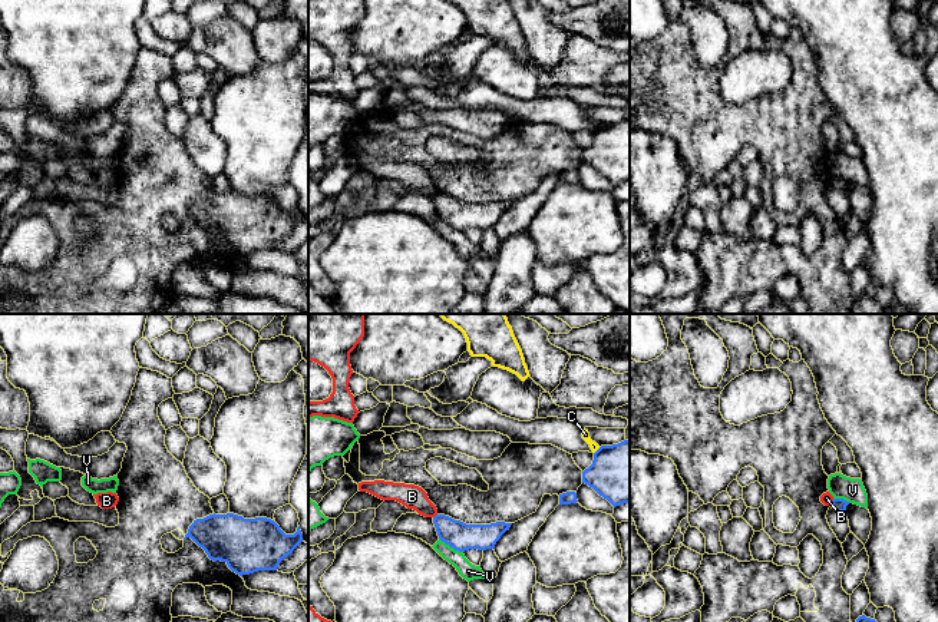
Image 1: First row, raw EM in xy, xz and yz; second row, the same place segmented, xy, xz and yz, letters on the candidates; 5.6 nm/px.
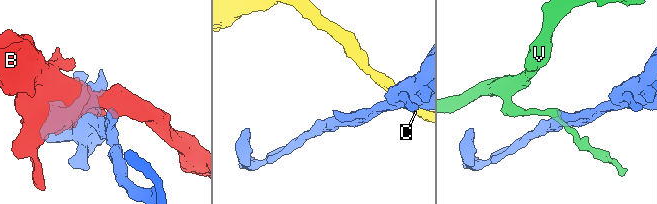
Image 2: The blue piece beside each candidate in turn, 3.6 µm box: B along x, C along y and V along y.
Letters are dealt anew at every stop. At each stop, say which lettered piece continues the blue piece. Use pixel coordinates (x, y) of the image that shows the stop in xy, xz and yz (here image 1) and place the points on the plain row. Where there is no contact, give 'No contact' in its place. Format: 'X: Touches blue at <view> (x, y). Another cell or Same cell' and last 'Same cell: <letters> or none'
B: Touches blue at yz (832, 181). Another cell
C: Touches blue at xz (597, 129). Another cell
V: Touches blue at xz (451, 225). Another cell
Same cell: none

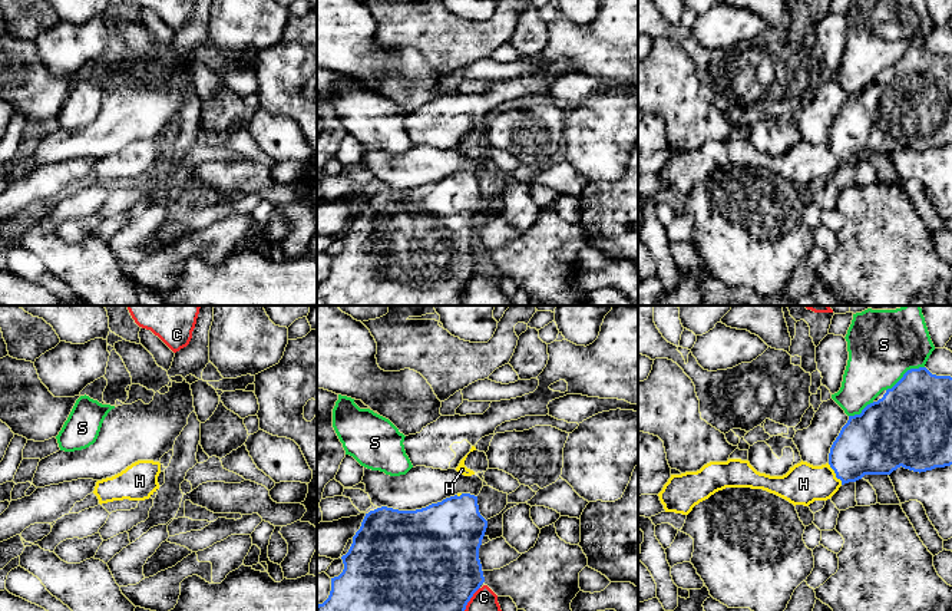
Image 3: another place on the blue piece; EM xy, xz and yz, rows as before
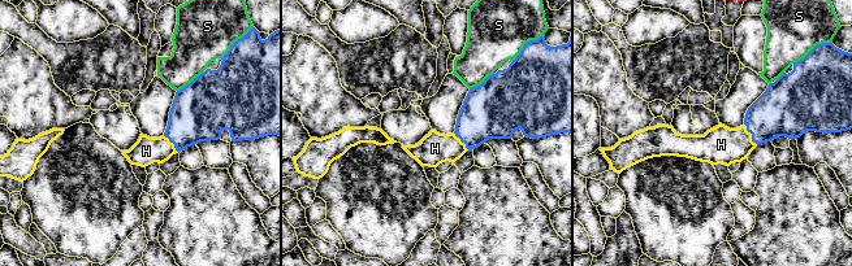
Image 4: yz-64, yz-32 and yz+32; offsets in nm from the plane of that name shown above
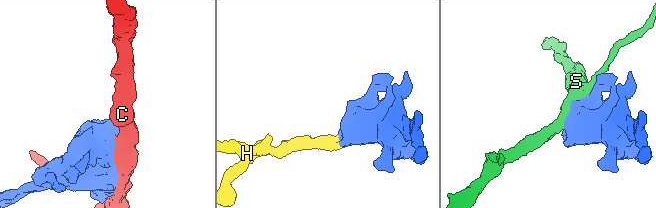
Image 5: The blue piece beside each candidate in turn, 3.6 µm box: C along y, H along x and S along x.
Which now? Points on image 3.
C: Touches blue at xz (465, 286). Another cell
H: Touches blue at yz (835, 151). Same cell
S: Touches blue at yz (905, 52). Another cell
Same cell: H

